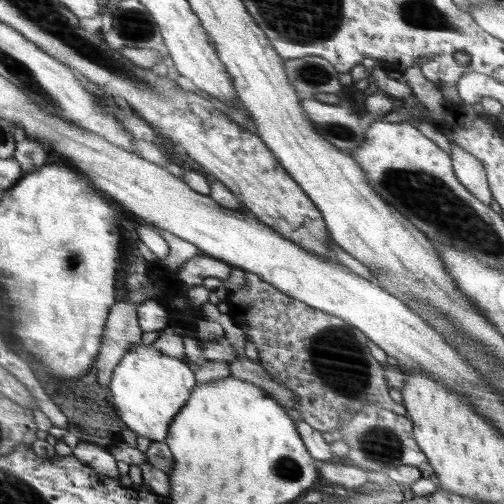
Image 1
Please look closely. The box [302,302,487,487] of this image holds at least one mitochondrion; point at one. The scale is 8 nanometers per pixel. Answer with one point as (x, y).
(340, 361)

